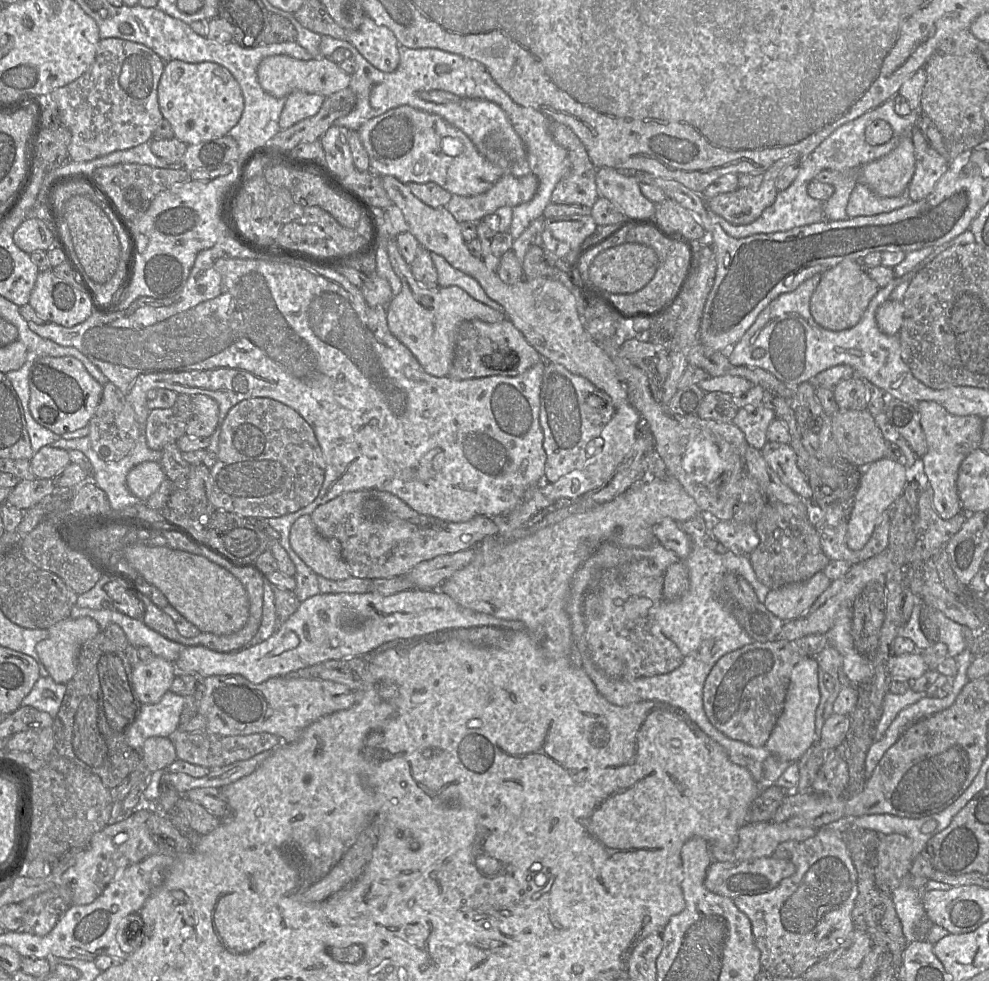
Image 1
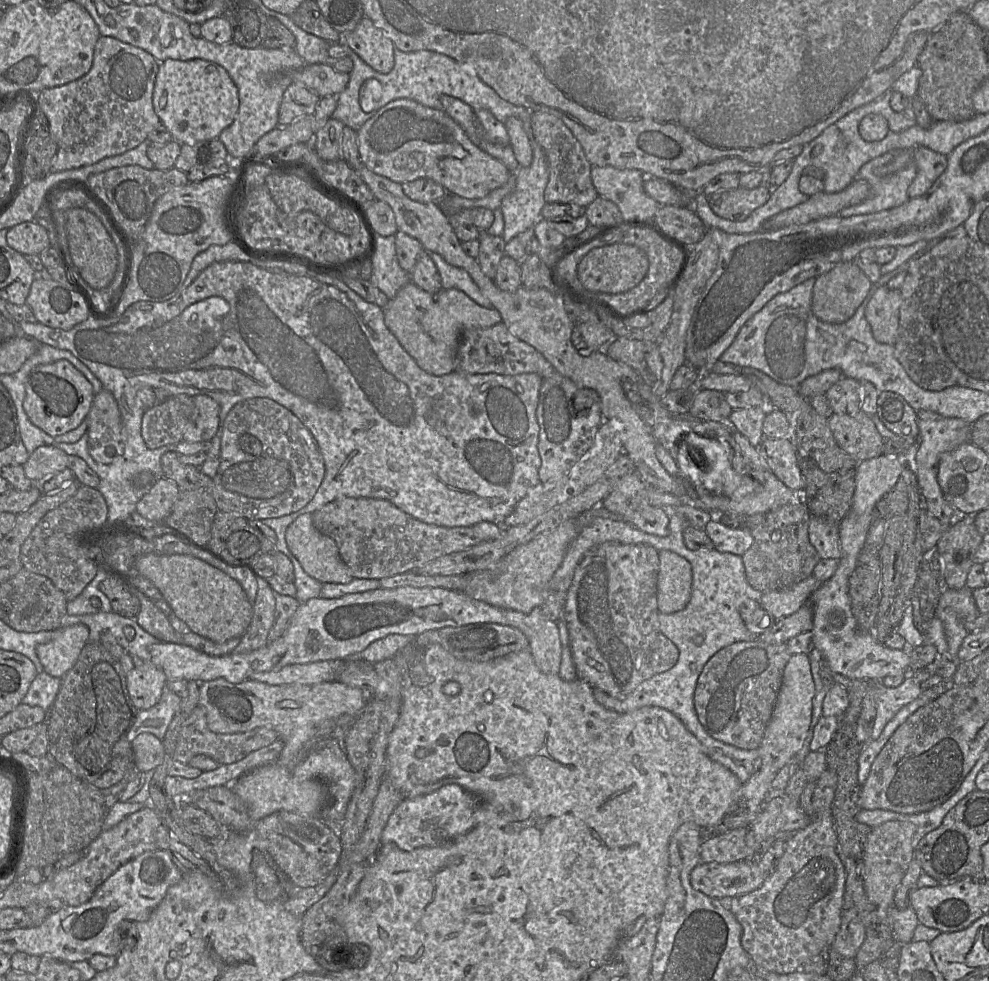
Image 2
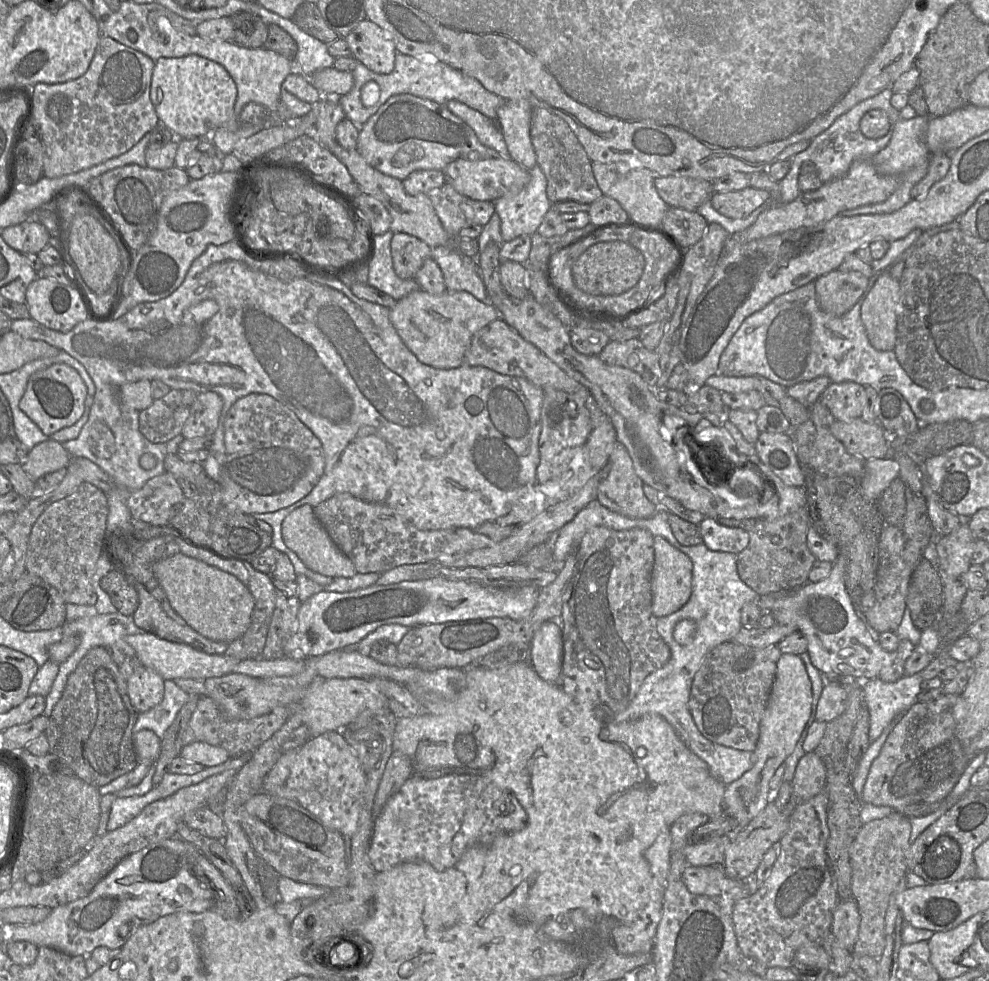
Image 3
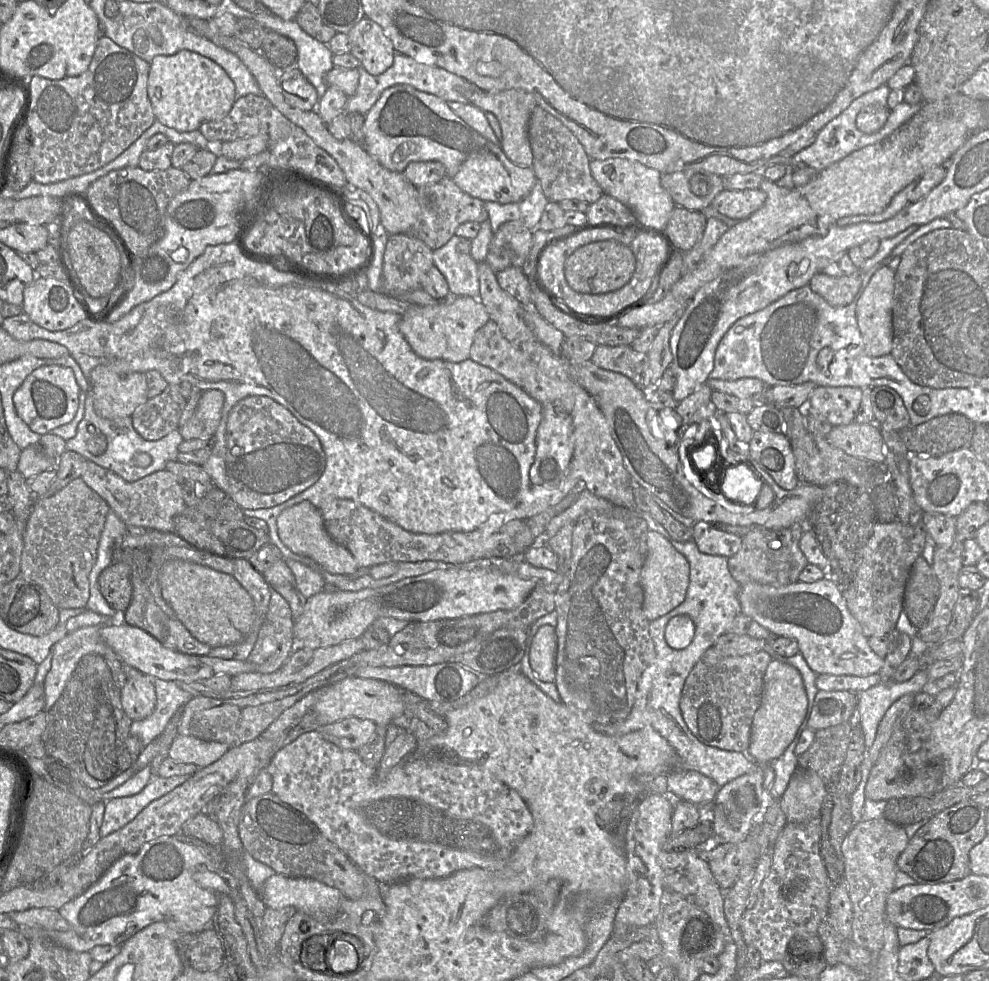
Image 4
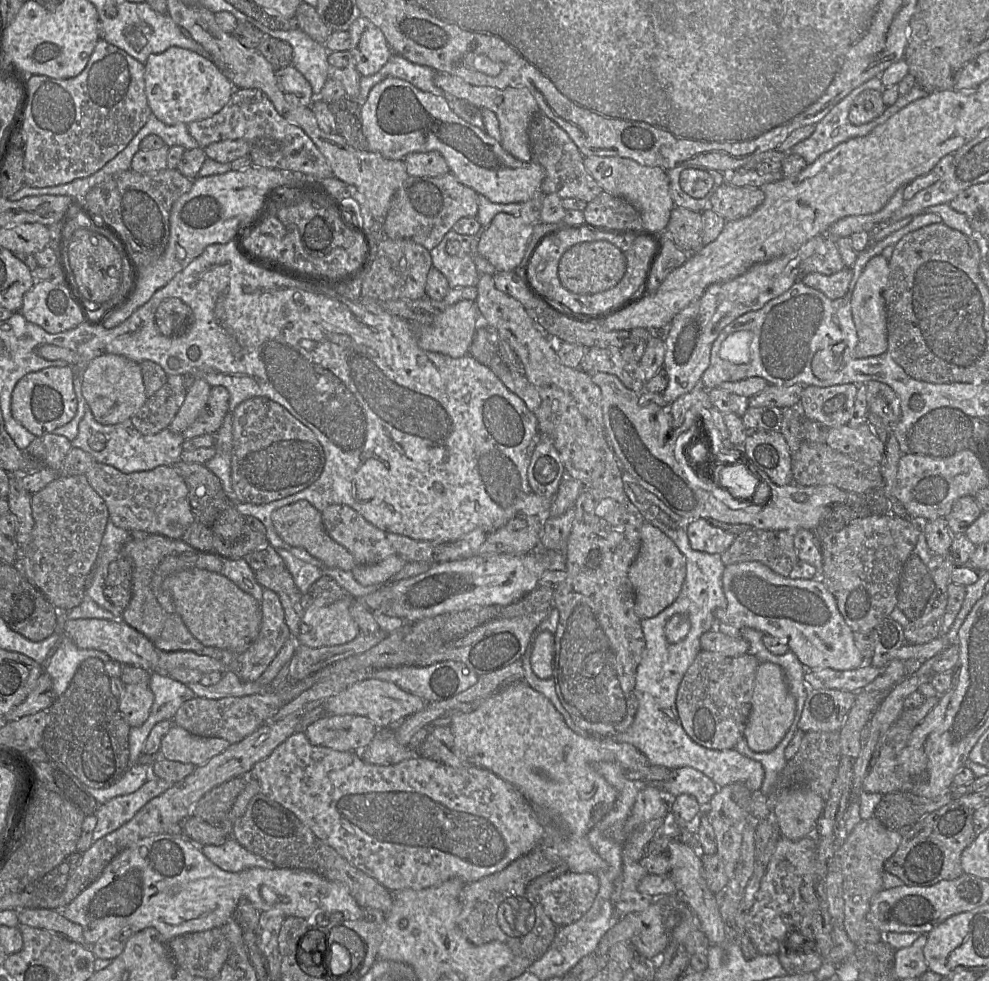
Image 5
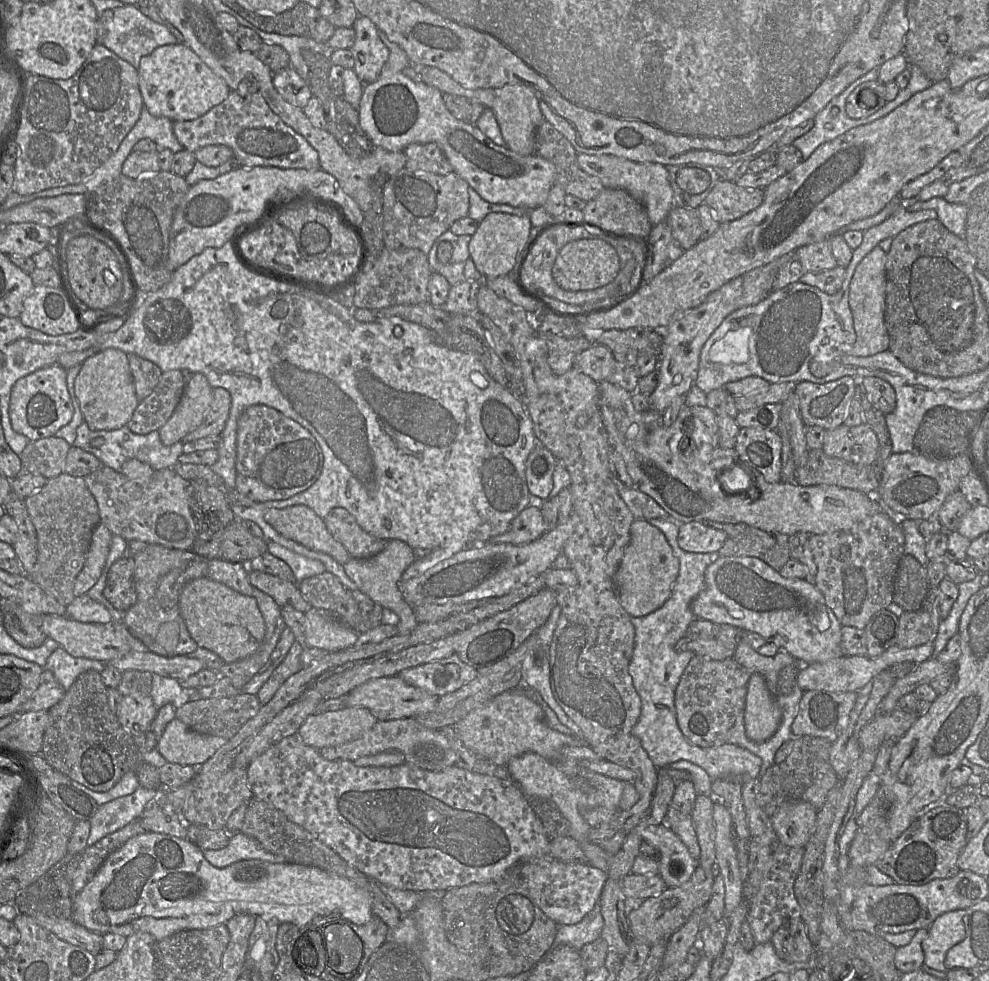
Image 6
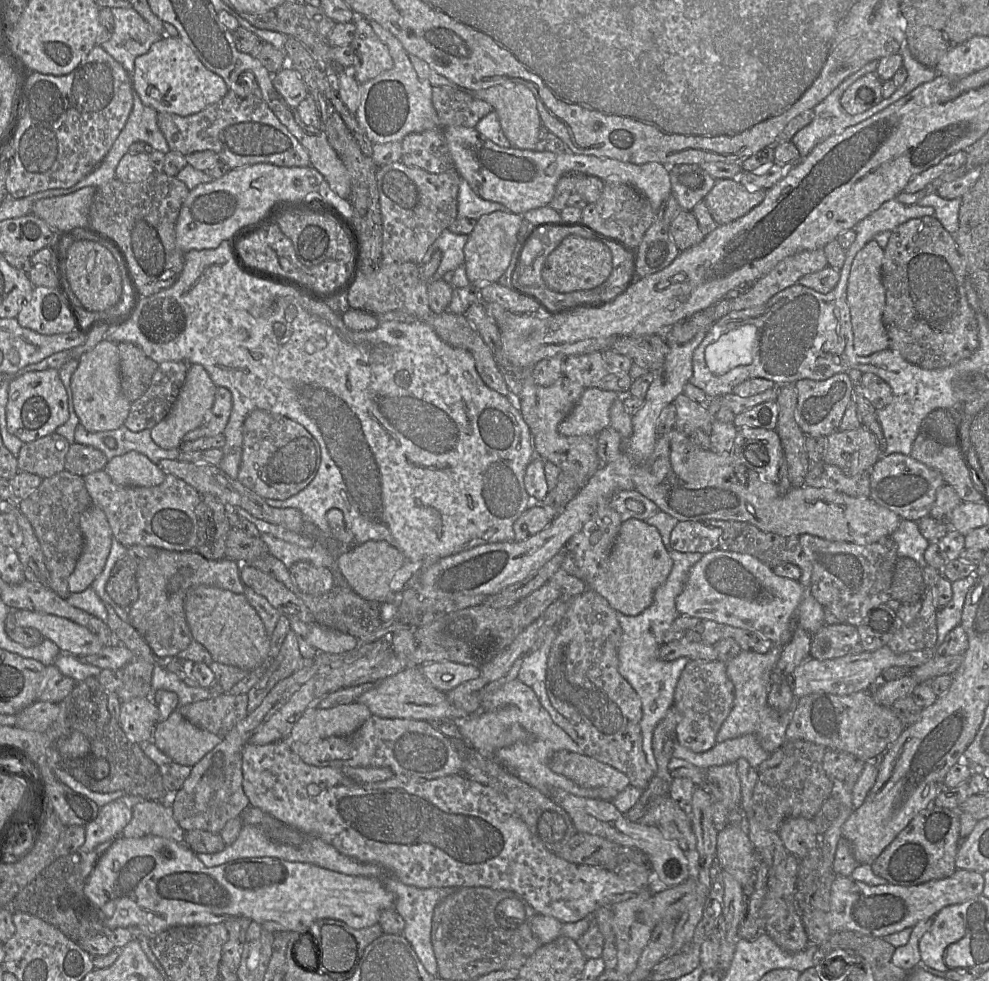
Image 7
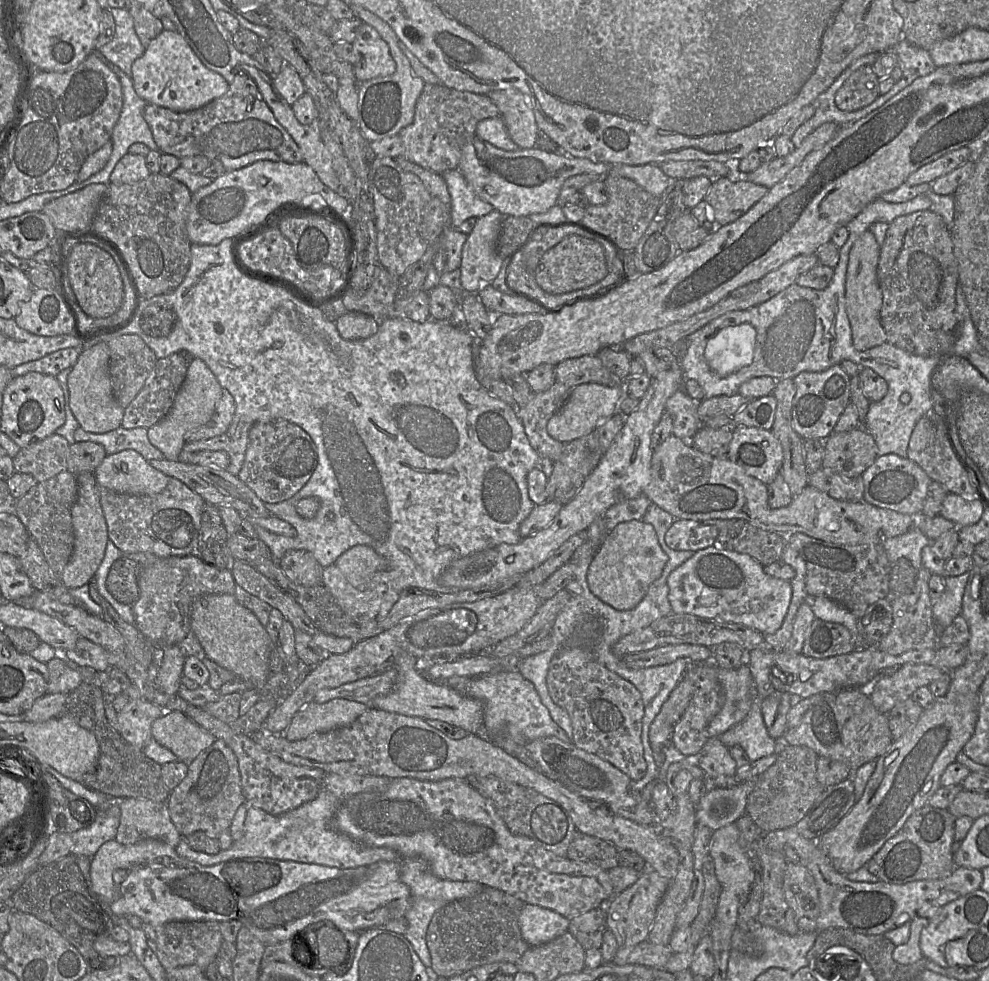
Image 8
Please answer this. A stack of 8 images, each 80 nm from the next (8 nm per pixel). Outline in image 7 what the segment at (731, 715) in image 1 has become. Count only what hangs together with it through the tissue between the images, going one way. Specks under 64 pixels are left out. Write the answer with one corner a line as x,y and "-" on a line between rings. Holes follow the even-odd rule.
690,660
683,669
674,694
674,704
680,713
675,729
676,741
700,753
711,749
716,743
717,733
728,717
734,703
734,685
726,672
726,663

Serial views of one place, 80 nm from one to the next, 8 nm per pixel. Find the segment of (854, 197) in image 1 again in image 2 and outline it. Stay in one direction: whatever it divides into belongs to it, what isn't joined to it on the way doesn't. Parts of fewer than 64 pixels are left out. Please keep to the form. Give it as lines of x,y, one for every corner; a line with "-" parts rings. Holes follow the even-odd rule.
894,152
883,154
879,157
876,157
868,161
861,167
859,174
856,178
863,179
866,182
868,182
868,184
871,187
870,196
859,204
852,205
840,210
838,214
841,217
871,214
883,210
888,210
904,204
909,199
908,187
917,174
917,167
913,160
913,153
912,153
912,162
905,168
891,175
886,175
886,176
878,175
878,169
889,163
892,160
893,156

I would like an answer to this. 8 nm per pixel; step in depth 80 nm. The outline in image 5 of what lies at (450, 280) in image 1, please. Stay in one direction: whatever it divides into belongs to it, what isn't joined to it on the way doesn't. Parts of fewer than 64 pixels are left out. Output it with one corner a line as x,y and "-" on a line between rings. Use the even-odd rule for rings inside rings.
442,240
430,251
432,266
446,277
450,289
477,287
481,274
476,268
473,255
449,255
446,252
447,242

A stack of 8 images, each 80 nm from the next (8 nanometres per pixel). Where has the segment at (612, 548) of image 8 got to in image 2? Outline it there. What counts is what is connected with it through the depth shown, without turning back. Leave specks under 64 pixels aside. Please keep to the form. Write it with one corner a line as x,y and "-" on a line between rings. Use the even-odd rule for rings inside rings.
670,550
659,551
657,581
658,611
670,614
682,610
692,592
692,566
679,554

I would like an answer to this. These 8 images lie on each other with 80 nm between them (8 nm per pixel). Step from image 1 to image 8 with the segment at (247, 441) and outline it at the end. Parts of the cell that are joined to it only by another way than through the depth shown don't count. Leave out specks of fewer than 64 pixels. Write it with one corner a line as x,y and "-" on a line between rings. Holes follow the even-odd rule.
284,419
260,421
249,431
244,463
237,476
263,503
280,503
307,484
317,464
317,447
300,426

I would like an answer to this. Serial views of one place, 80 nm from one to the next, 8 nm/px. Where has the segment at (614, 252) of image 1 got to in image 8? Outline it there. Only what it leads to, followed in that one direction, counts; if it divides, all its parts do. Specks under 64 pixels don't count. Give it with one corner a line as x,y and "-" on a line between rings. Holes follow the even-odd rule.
570,235
543,254
535,268
534,279
543,292
559,295
588,288
604,279
607,273
608,264
603,246
585,237

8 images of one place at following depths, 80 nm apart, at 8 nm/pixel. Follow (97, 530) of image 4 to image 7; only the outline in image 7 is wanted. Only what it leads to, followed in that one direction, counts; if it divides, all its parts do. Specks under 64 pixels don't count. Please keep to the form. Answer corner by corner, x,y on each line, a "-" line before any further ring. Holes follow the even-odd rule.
63,470
52,477
43,479
41,484
28,496
14,502
30,522
40,544
50,575
49,588
66,599
70,595
69,576
74,571
84,546
80,517
92,505
92,499
85,487
83,477

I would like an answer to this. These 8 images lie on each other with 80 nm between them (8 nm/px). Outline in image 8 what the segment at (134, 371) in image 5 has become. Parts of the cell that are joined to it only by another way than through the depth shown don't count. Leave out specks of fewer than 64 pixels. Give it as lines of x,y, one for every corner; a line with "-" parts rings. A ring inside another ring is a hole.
97,343
80,354
68,375
70,409
79,427
90,433
106,433
121,426
125,408
115,400
109,375
110,353
106,343

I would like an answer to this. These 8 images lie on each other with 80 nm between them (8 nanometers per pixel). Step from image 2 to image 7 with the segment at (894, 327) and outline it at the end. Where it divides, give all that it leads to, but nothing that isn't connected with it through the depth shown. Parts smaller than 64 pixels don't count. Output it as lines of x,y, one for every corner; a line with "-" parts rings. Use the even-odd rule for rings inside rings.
872,239
855,256
847,284
847,304
853,331
854,351
868,356
889,348
888,336
883,324
885,288
882,282
884,250

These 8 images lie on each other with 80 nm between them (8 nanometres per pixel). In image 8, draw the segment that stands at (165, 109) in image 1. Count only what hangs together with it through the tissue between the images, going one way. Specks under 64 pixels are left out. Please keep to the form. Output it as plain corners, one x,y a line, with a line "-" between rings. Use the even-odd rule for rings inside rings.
164,29
149,42
143,55
132,64
131,78
140,98
175,112
201,108
229,89
225,78
208,69
177,30

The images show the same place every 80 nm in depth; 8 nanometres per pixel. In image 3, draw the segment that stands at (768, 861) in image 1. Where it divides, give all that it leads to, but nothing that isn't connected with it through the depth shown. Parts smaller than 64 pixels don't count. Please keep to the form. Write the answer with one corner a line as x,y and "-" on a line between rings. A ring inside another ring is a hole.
720,865
688,866
682,879
691,893
708,897
731,895
735,898
745,892
747,882
727,877

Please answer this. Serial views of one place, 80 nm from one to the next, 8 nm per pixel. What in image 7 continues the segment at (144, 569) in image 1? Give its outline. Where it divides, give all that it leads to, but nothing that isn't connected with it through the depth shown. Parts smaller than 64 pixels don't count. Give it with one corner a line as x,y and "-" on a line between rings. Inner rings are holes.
198,585
188,590
184,611
193,639
205,647
213,661
236,666
248,672
268,661
270,636
244,594

